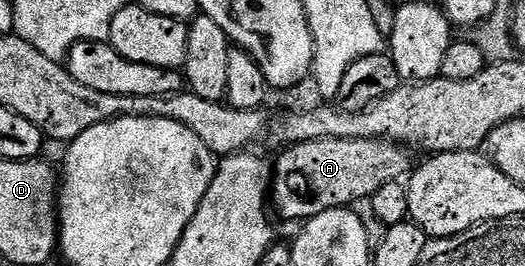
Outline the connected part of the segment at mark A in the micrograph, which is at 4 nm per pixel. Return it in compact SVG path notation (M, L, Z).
M325 138L282 149L275 164L275 180L269 184L269 200L287 220L306 222L325 210L353 206L381 186L402 181L412 171L412 153L390 140L342 140Z

